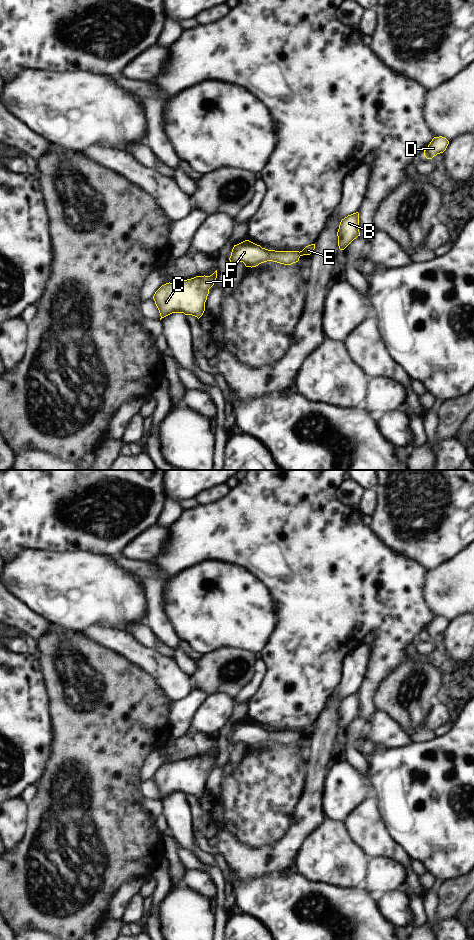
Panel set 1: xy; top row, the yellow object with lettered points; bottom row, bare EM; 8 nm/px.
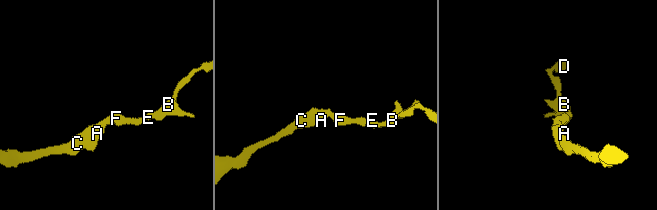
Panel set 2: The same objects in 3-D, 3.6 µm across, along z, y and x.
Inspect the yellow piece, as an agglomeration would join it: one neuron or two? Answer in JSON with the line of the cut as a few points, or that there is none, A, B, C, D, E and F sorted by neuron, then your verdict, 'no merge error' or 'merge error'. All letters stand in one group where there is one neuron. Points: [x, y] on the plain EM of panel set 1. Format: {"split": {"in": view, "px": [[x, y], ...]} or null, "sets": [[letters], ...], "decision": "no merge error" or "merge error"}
{"split": null, "sets": [["A", "B", "C", "D", "E", "F"]], "decision": "no merge error"}

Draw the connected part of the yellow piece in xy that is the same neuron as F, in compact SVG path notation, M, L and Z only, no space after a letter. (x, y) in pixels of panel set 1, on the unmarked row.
M249 720L234 725L229 738L232 745L243 742L246 747L256 747L261 743L273 741L284 745L291 745L299 741L303 735L310 735L315 724L306 726L302 731L275 731L262 728Z

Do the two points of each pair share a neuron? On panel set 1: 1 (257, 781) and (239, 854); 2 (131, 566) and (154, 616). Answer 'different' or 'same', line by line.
1: different
2: same

